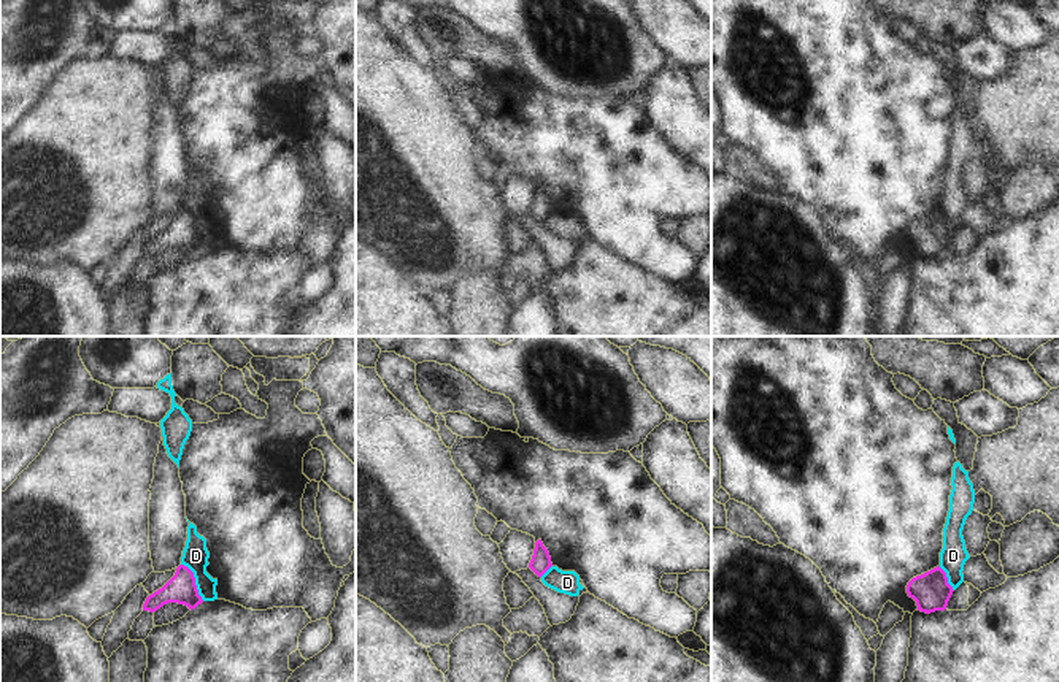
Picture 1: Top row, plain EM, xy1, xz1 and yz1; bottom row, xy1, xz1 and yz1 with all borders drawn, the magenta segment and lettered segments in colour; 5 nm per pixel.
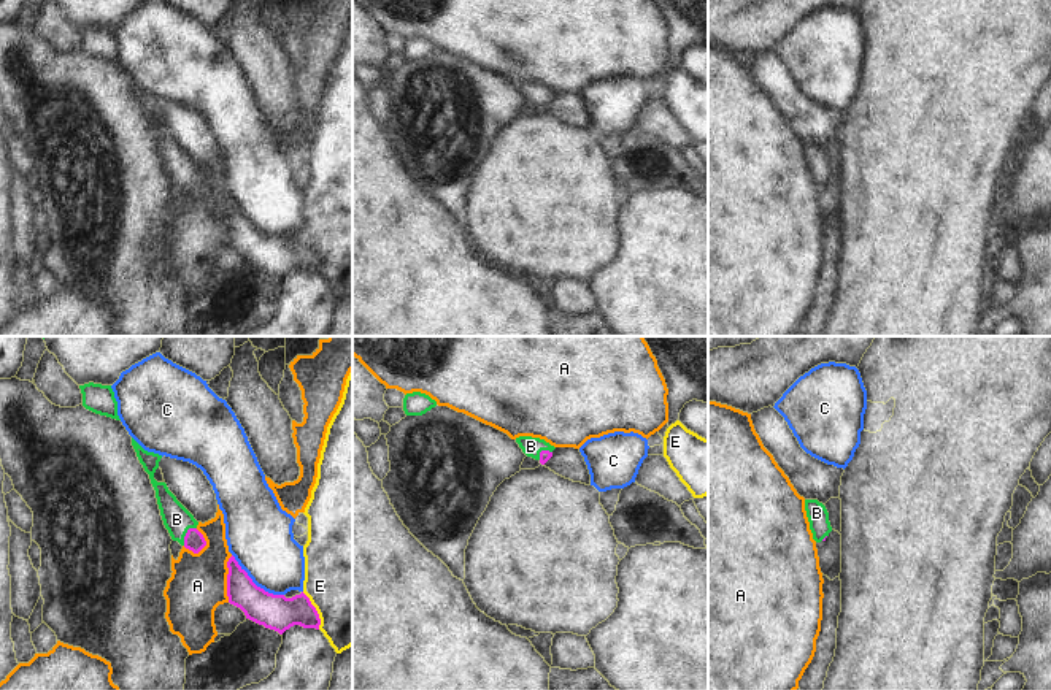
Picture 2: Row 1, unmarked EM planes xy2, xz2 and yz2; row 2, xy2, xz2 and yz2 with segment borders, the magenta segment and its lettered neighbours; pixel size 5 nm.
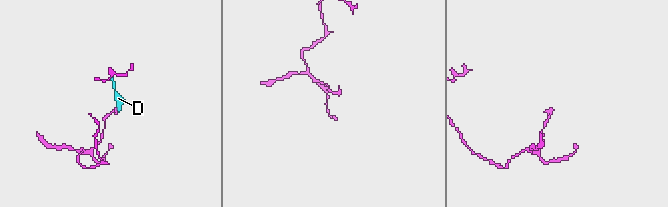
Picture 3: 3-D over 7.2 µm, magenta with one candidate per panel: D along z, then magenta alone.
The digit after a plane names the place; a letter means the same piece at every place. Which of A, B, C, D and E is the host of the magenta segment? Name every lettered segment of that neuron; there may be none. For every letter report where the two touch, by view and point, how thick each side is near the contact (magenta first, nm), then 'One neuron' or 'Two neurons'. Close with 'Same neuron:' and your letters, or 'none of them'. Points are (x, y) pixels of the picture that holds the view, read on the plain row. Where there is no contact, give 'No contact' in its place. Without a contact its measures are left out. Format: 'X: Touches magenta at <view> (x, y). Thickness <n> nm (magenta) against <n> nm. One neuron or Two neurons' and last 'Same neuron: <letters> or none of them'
A: Touches magenta at xy2 (227, 224). Thickness 170 nm (magenta) against 280 nm. Two neurons
B: Touches magenta at xy2 (186, 178). Thickness 100 nm (magenta) against 140 nm. One neuron
C: Touches magenta at xy2 (253, 227). Thickness 180 nm (magenta) against 340 nm. Two neurons
D: Touches magenta at xy1 (194, 226). Thickness 150 nm (magenta) against 130 nm. Two neurons
E: Touches magenta at xy2 (316, 256). Thickness 180 nm (magenta) against 480 nm. Two neurons
Same neuron: B

